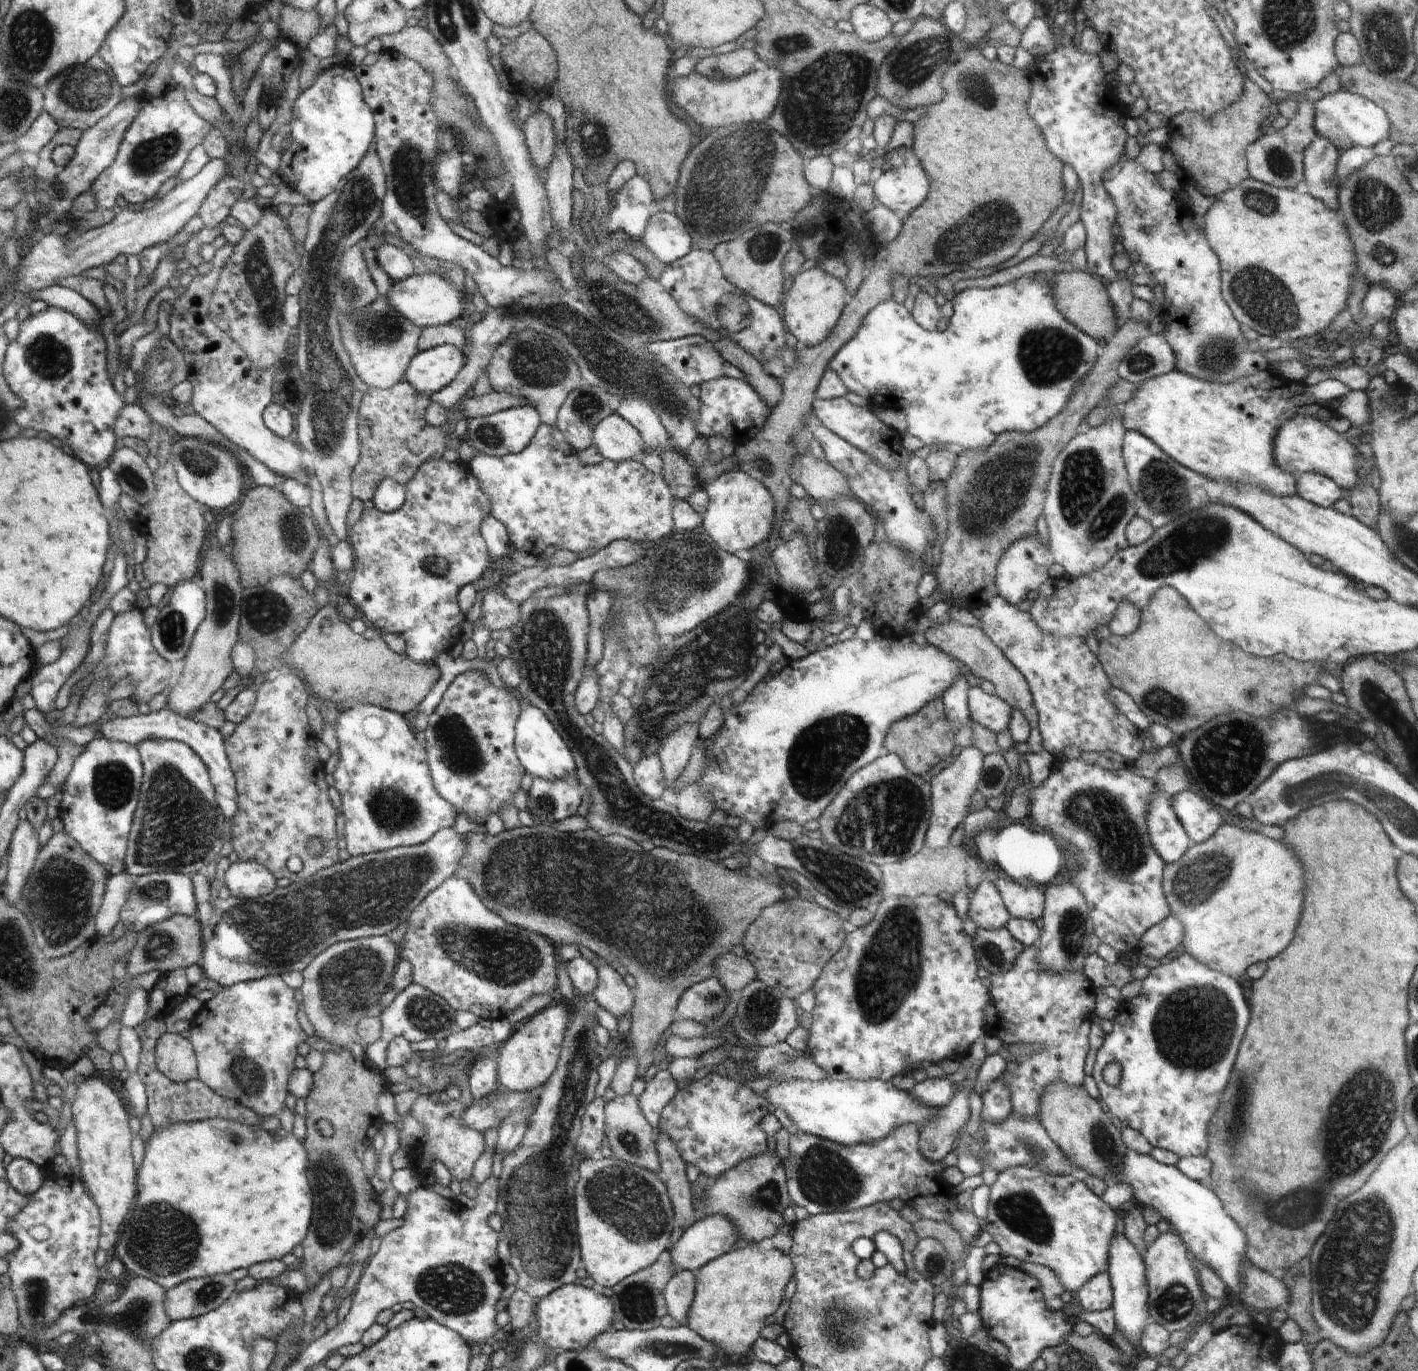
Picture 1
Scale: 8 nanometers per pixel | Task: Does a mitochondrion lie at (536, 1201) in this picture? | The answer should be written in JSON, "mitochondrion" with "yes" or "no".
{"mitochondrion":"yes"}

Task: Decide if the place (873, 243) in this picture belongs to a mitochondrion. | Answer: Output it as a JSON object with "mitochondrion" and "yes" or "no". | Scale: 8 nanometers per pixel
{"mitochondrion":"no"}

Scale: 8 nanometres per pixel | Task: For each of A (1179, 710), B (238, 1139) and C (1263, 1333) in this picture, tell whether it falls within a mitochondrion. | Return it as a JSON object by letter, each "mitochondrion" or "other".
{"A":"mitochondrion","B":"mitochondrion","C":"other"}

